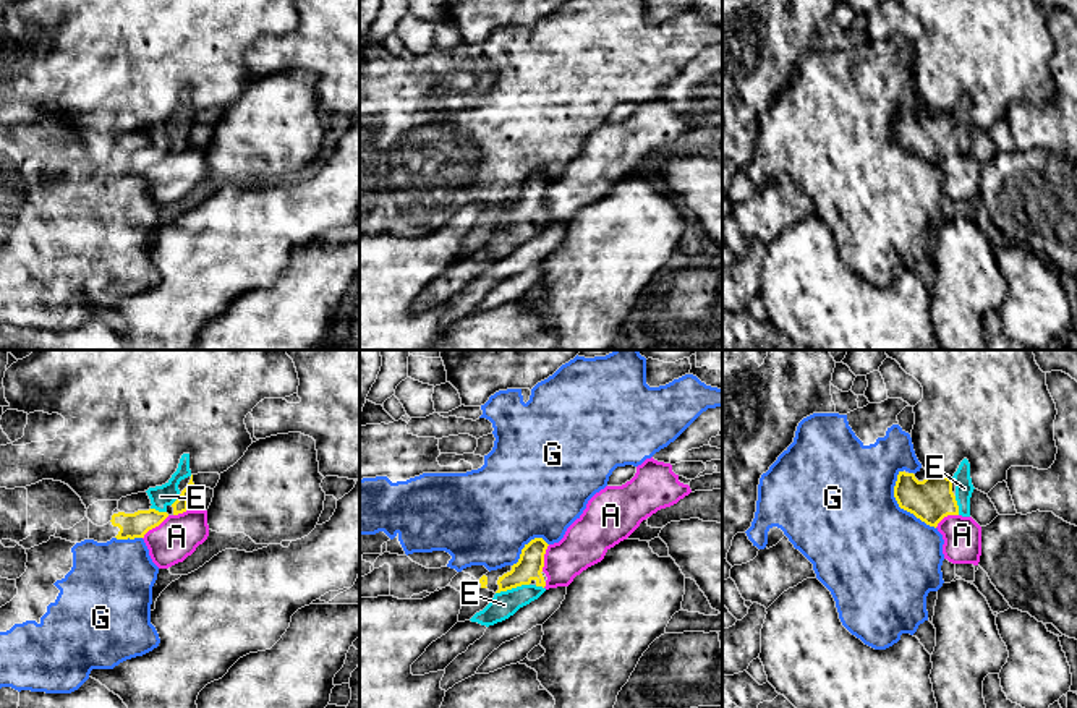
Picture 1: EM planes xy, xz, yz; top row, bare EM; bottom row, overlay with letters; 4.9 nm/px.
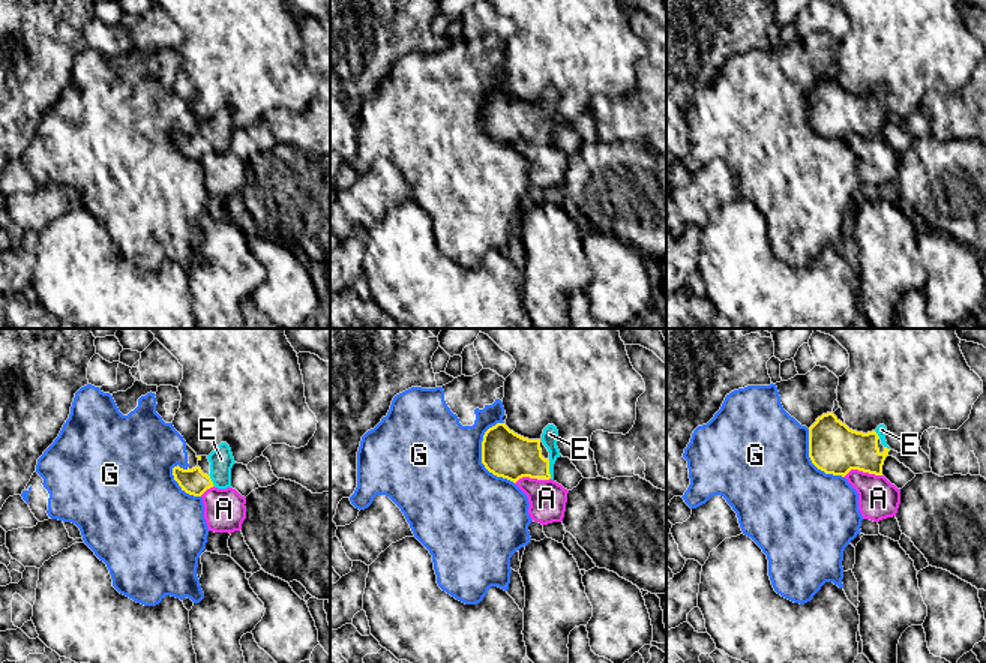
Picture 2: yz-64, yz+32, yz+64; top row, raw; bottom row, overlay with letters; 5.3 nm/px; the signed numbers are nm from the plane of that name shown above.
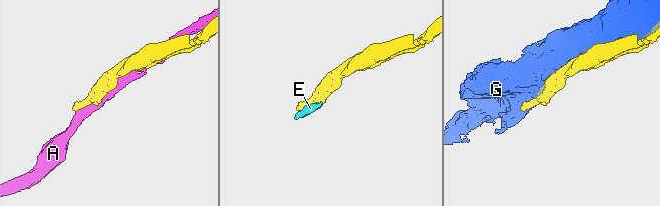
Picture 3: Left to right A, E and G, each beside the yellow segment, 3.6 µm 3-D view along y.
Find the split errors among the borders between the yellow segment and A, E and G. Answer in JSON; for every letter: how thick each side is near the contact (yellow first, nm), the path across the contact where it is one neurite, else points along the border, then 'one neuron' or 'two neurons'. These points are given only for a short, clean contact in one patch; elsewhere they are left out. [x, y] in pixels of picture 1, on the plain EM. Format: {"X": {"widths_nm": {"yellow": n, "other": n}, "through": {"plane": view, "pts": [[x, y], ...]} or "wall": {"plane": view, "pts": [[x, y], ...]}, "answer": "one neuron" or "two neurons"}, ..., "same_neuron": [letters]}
{"A": {"widths_nm": {"yellow": 130, "other": 220}, "answer": "two neurons"}, "E": {"widths_nm": {"yellow": 130, "other": 130}, "through": {"plane": "xz", "pts": [[530, 201], [512, 224], [512, 232], [504, 242]]}, "answer": "one neuron"}, "G": {"widths_nm": {"yellow": 220, "other": 500}, "answer": "two neurons"}, "same_neuron": ["E"]}

